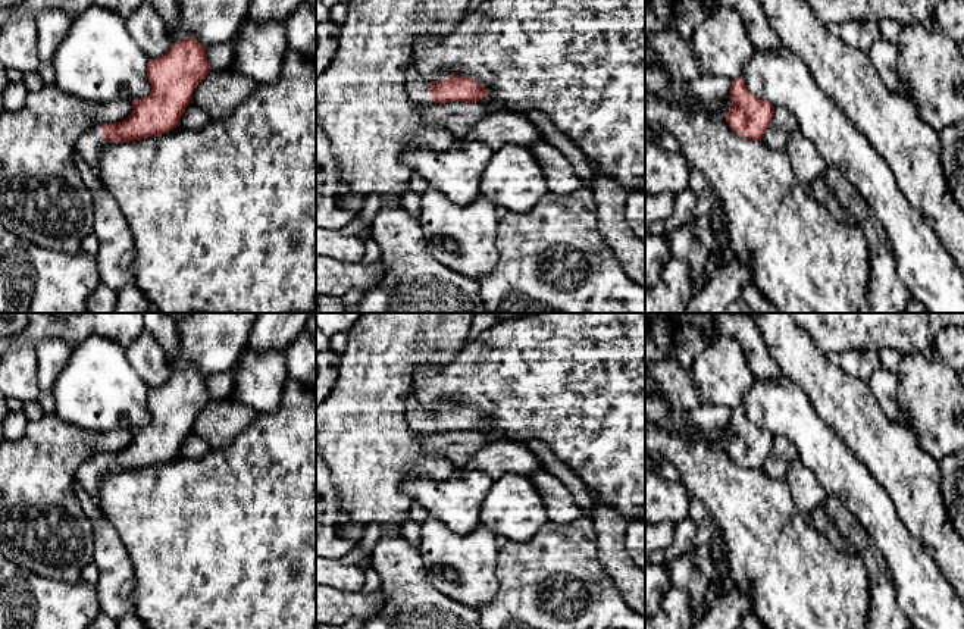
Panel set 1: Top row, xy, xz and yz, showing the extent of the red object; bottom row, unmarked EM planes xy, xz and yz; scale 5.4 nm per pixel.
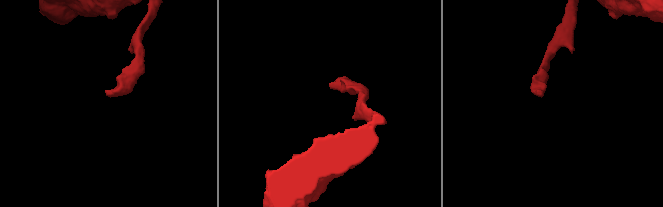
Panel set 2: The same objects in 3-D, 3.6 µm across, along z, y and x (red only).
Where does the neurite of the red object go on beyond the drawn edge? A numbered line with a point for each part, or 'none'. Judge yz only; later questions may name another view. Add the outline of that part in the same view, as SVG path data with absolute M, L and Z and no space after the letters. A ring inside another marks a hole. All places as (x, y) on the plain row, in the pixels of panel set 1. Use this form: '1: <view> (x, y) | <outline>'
none

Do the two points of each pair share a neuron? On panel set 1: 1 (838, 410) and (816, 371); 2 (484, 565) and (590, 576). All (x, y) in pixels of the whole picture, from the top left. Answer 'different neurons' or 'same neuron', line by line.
1: same neuron
2: different neurons

